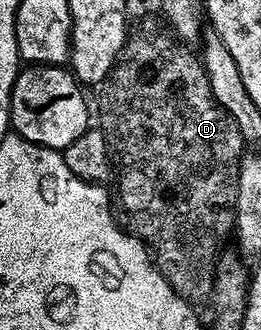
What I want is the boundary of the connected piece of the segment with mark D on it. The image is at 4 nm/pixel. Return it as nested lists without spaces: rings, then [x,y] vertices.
[[[147,20],[144,24],[139,24],[130,29],[127,33],[127,40],[123,43],[123,51],[115,65],[115,69],[111,71],[111,75],[107,77],[106,80],[103,81],[101,85],[101,91],[103,93],[99,96],[99,121],[97,121],[98,127],[107,135],[107,144],[111,148],[111,155],[113,157],[114,163],[117,165],[117,180],[119,176],[119,200],[117,196],[117,204],[123,207],[123,220],[122,223],[125,225],[126,231],[130,233],[132,236],[139,237],[140,240],[143,241],[144,244],[147,245],[148,249],[153,253],[154,263],[157,265],[160,272],[163,273],[163,277],[167,279],[169,282],[169,286],[173,286],[173,290],[178,294],[182,300],[188,302],[196,302],[195,300],[203,300],[206,301],[208,297],[210,297],[211,293],[215,290],[215,264],[221,255],[221,249],[223,243],[227,240],[227,235],[232,235],[233,229],[235,227],[235,199],[237,198],[237,182],[239,181],[239,171],[241,170],[241,162],[243,161],[245,155],[245,141],[243,139],[243,135],[241,134],[241,130],[237,126],[237,122],[233,122],[233,118],[229,115],[228,112],[223,109],[223,107],[217,102],[217,98],[213,98],[213,90],[209,86],[209,78],[207,77],[207,71],[203,69],[202,59],[198,55],[195,56],[190,52],[188,45],[186,43],[180,42],[170,31],[164,30],[162,32],[161,29],[158,28],[157,25],[154,24],[153,21]]]

